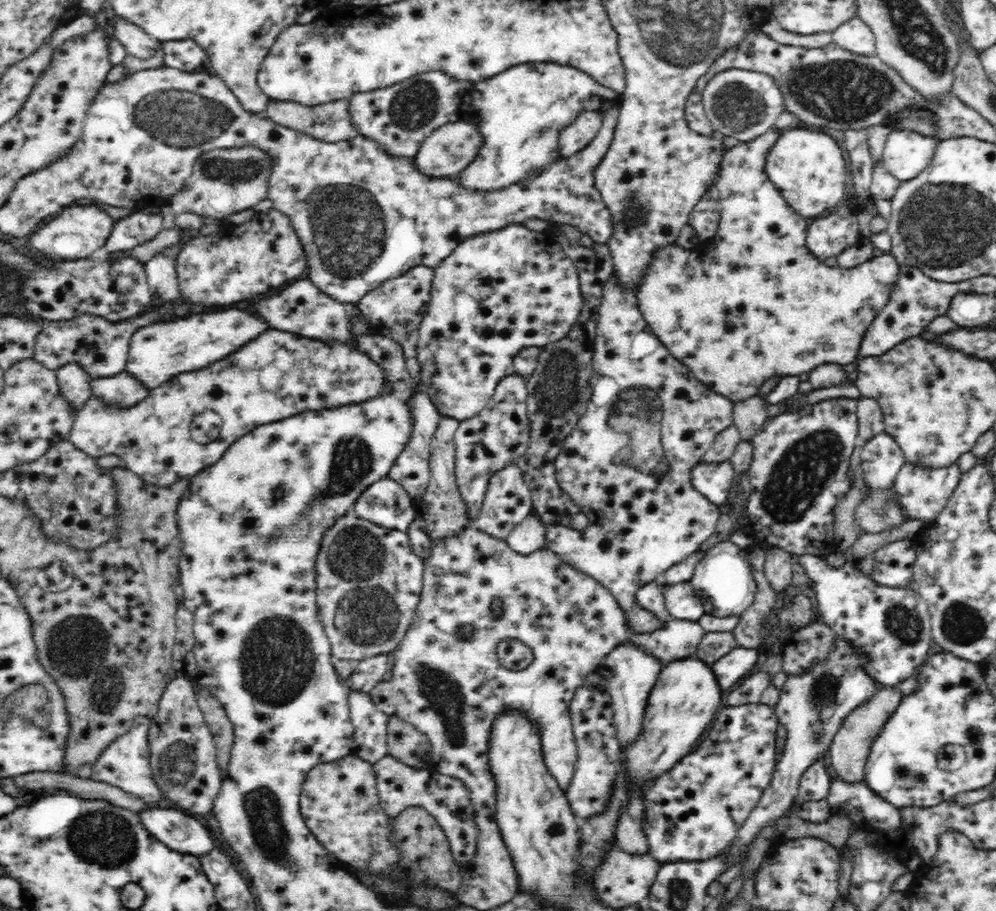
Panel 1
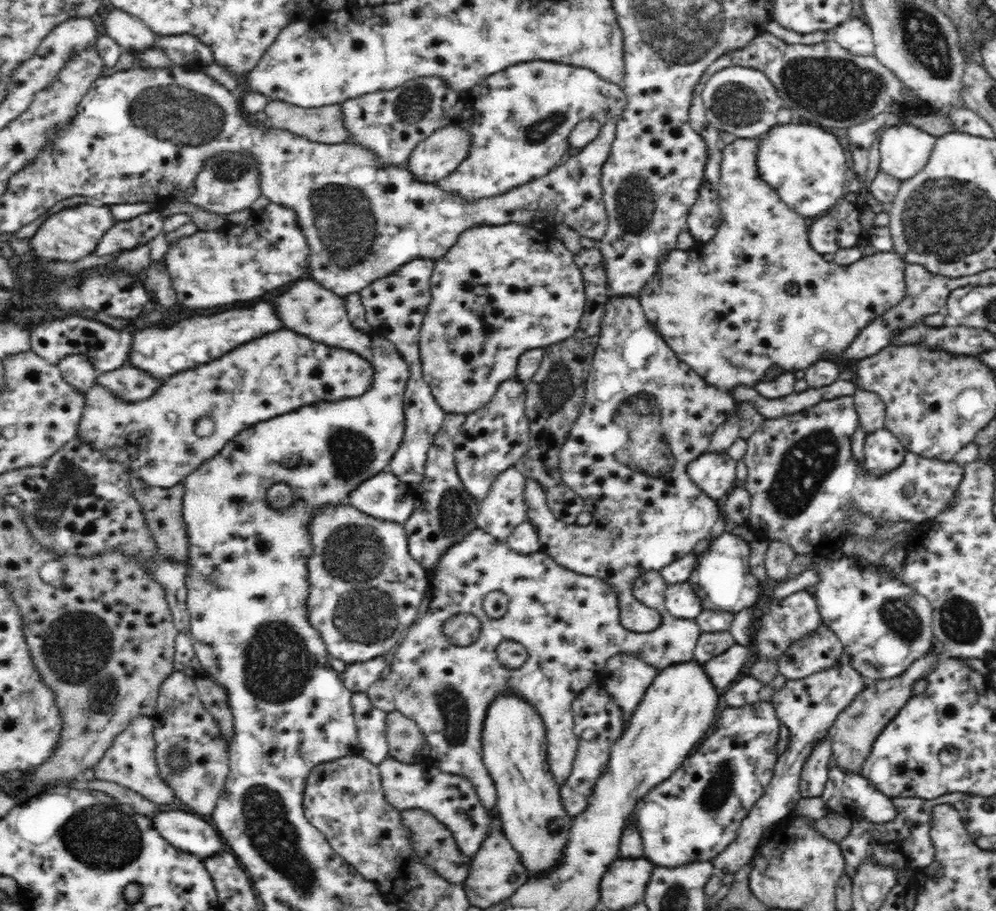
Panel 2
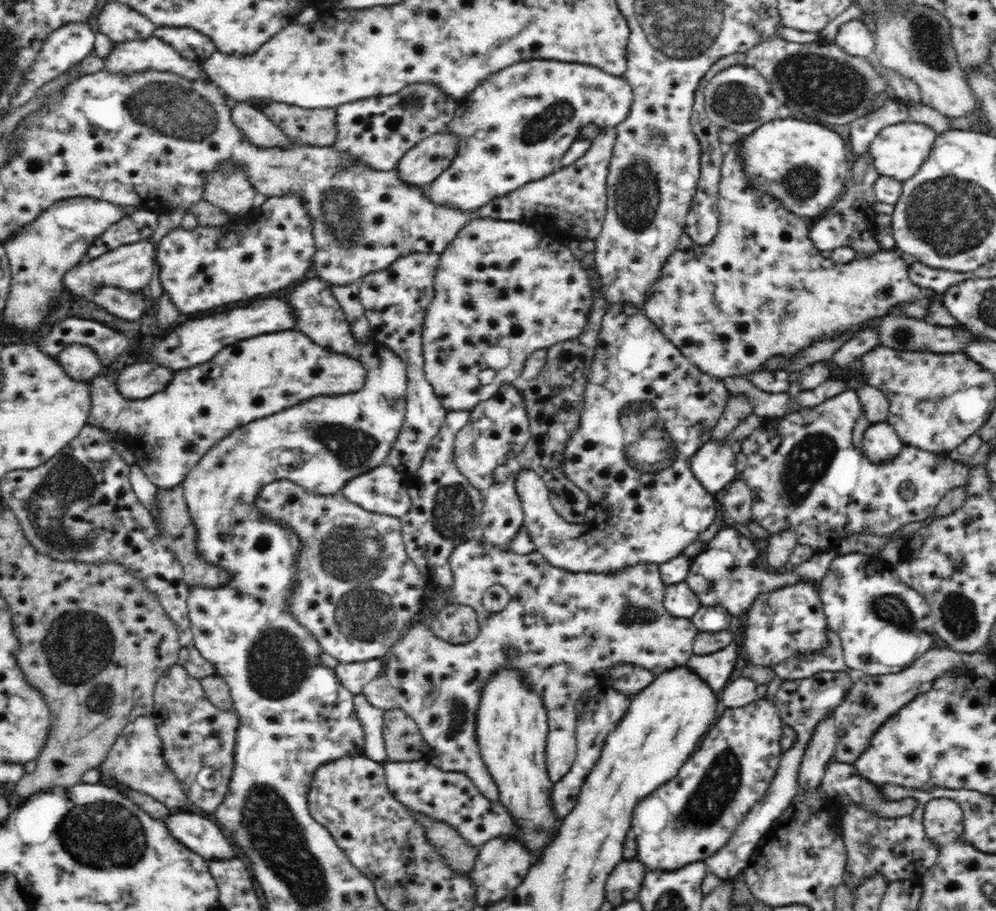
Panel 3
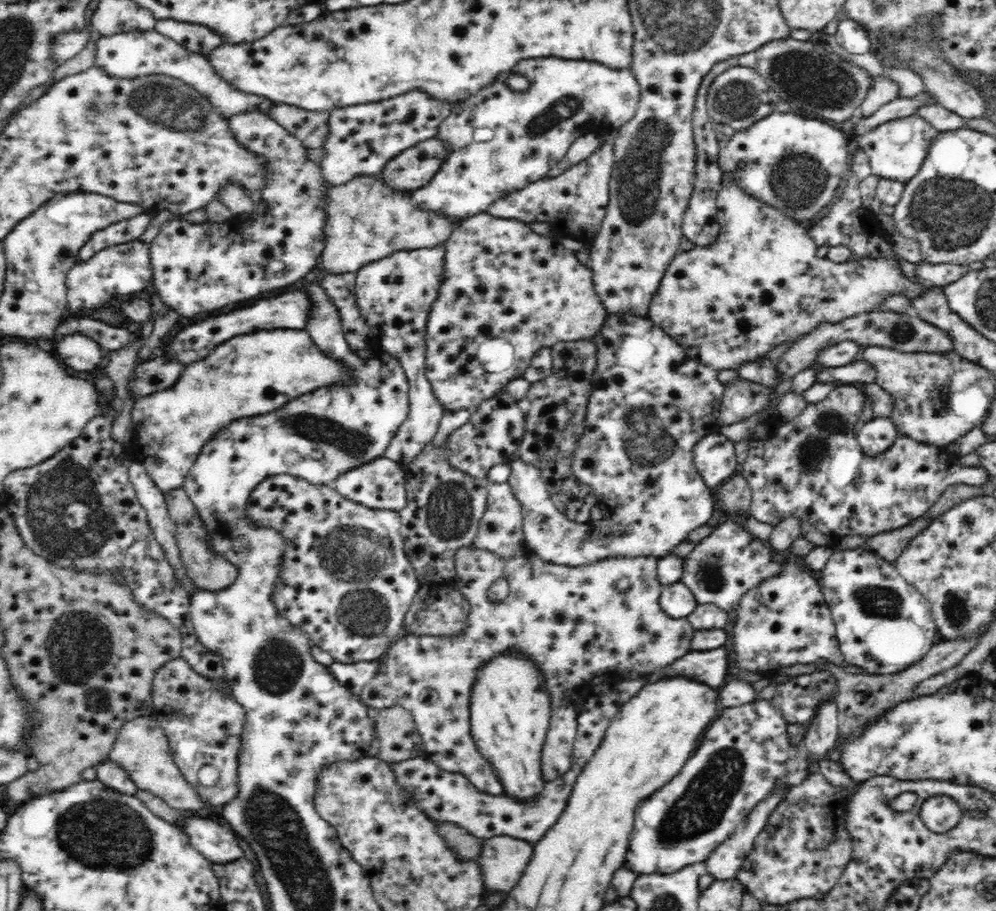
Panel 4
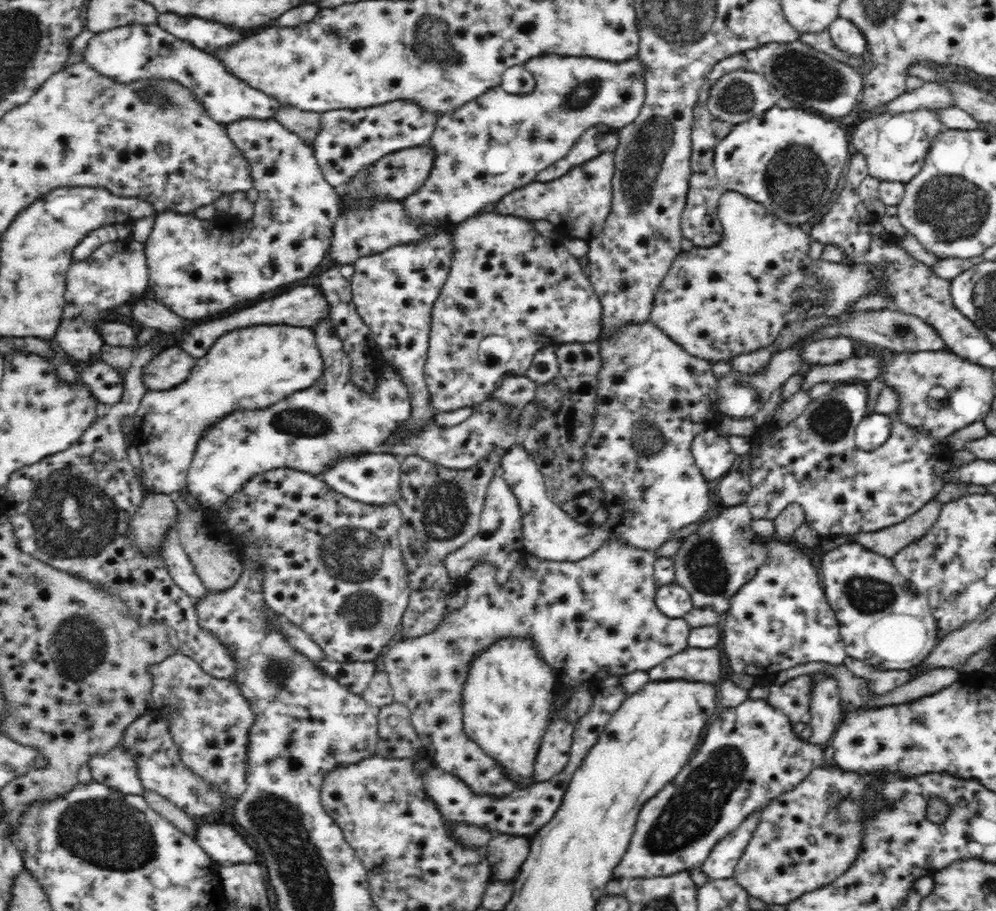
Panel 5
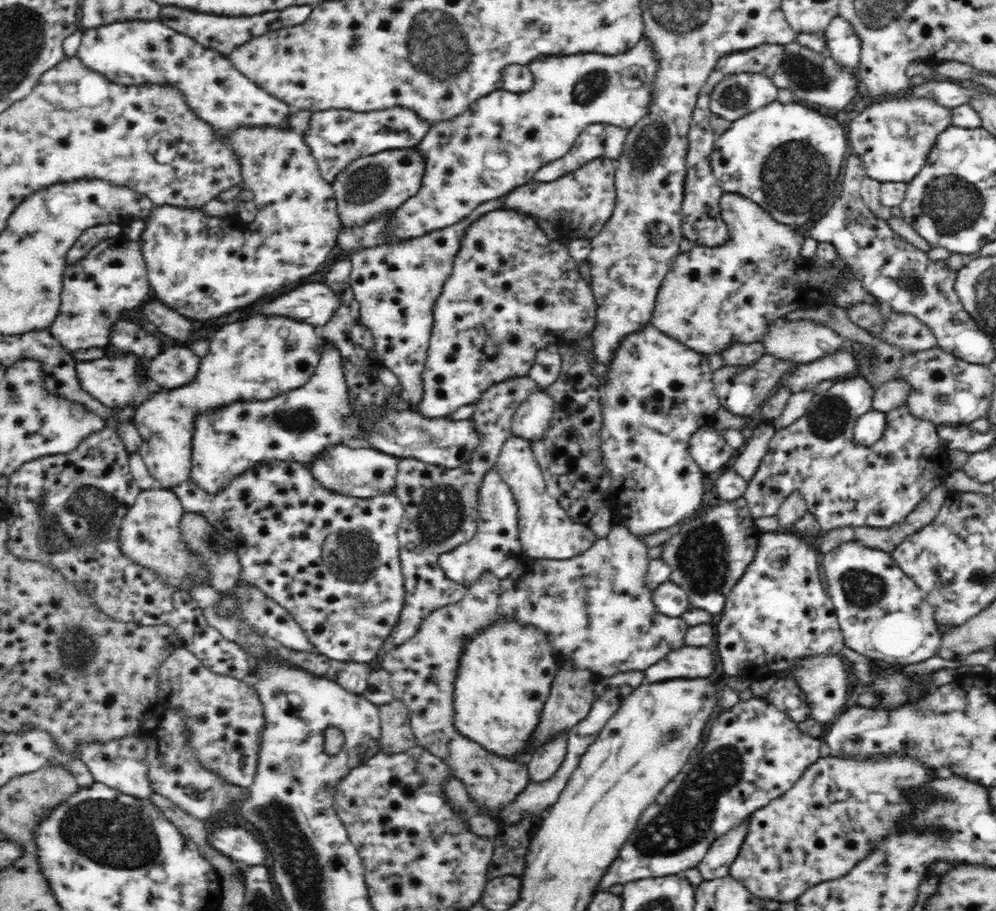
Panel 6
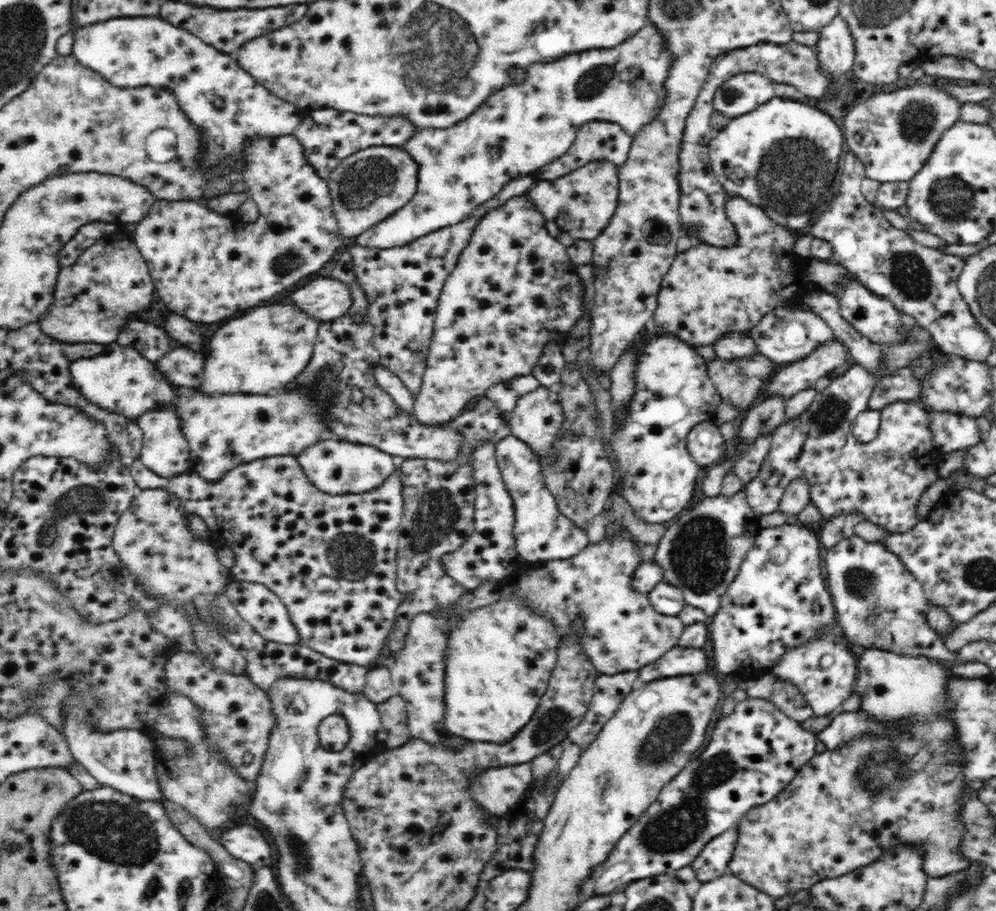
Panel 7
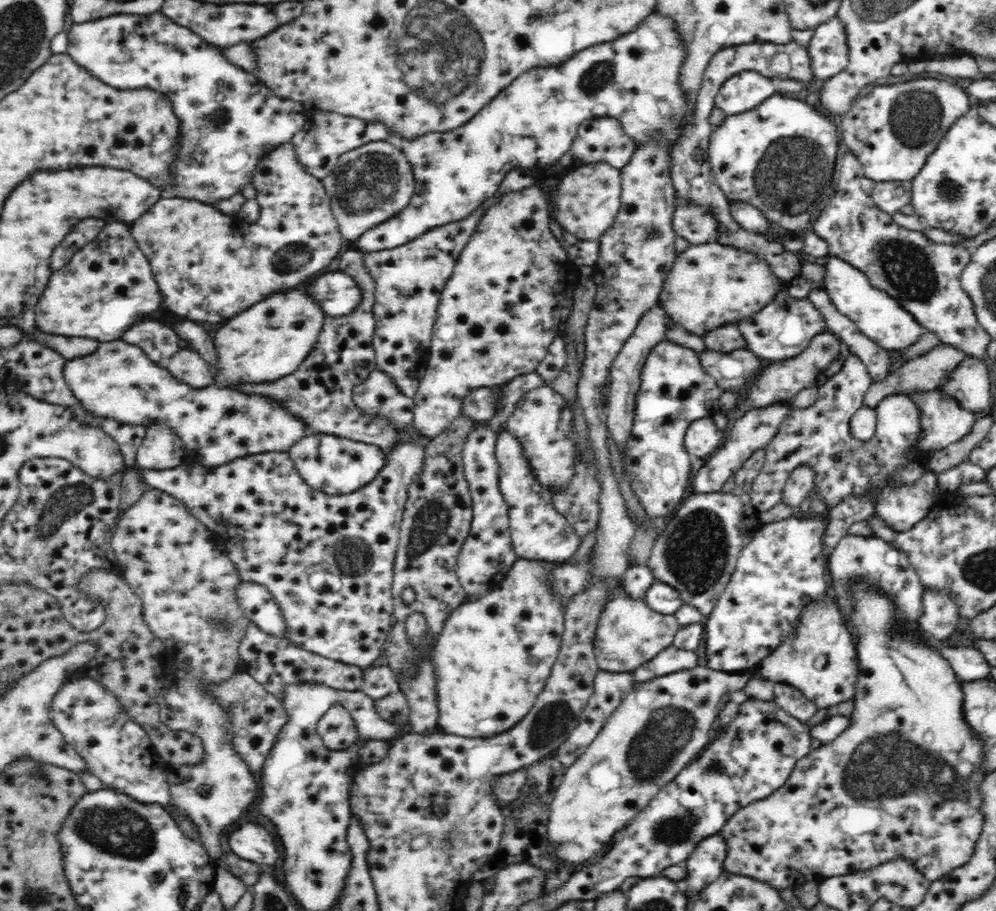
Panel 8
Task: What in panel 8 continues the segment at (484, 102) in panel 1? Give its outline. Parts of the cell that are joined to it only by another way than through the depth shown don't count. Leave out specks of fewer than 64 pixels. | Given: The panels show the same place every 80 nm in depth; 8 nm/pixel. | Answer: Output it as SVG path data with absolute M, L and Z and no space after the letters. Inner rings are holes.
M652 12L633 31L616 40L585 48L558 66L532 68L524 72L498 96L494 96L494 100L486 104L486 108L482 108L478 116L470 120L470 124L464 124L454 132L426 132L414 139L398 140L398 148L407 156L413 170L414 196L397 215L360 235L356 239L356 248L363 252L396 248L438 225L464 220L486 199L498 195L499 186L511 170L542 167L548 169L549 176L553 175L549 169L559 164L570 150L579 124L585 120L617 118L624 132L636 143L646 142L653 134L665 140L663 144L672 144L673 150L685 131L686 123L691 120L690 109L694 103L694 99L686 99L676 81L684 56L686 53L672 19Z

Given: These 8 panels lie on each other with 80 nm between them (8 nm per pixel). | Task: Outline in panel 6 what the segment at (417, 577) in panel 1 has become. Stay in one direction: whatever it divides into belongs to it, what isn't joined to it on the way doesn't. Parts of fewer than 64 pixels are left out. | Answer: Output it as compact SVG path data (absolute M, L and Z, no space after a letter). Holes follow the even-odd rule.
M272 461L268 464L260 464L260 466L246 469L234 480L230 480L230 484L226 484L226 488L222 488L217 495L208 495L204 489L198 487L198 484L194 483L194 480L190 480L190 478L182 484L178 484L172 491L180 499L186 512L182 515L181 524L179 525L181 528L181 540L186 543L186 548L189 548L190 553L200 559L200 565L206 570L206 579L209 581L208 586L212 586L220 594L226 594L240 582L247 580L247 583L253 584L267 598L276 601L282 608L286 609L286 612L292 616L294 622L302 627L303 632L305 632L309 642L313 644L318 654L341 663L378 662L379 657L383 653L384 644L388 642L390 633L398 624L399 614L405 605L406 597L406 586L403 584L402 565L399 555L400 543L397 539L397 532L405 510L394 492L388 492L386 495L366 497L365 499L364 497L344 496L324 488L314 478L310 468L294 461ZM214 528L220 534L224 534L226 538L230 538L232 542L238 542L238 552L236 554L231 554L227 545L215 542Z

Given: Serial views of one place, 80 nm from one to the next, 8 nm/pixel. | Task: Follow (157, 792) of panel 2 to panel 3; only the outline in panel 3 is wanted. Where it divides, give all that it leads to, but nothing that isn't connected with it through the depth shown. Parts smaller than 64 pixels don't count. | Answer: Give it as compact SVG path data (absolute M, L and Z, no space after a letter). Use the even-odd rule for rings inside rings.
M137 716L122 729L104 762L99 764L98 770L102 774L108 774L113 782L116 781L134 791L155 798L172 810L178 810L180 806L189 810L192 808L191 803L182 791L176 775L168 769L168 765L164 763L160 755L160 737L158 736L153 716Z

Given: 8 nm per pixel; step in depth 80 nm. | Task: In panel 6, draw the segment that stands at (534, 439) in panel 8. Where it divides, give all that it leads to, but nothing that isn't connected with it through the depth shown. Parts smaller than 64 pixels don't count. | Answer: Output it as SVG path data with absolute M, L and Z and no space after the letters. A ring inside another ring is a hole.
M541 390L526 397L515 410L511 429L514 436L542 439L554 417L554 400Z

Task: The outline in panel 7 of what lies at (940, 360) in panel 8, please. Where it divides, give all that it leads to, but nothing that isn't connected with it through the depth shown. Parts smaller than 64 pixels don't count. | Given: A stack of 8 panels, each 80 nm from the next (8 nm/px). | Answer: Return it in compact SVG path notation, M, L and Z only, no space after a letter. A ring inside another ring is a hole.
M910 367L896 370L892 376L879 376L872 395L869 408L881 411L893 401L912 401L921 392L921 381L913 376Z

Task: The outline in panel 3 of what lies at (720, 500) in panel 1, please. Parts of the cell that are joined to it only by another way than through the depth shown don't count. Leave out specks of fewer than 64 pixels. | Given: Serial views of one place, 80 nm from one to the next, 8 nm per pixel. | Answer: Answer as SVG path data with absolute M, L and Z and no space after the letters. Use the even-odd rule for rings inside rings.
M708 441L700 452L694 454L690 468L702 487L718 496L738 478L735 463L735 453L730 449L730 441Z

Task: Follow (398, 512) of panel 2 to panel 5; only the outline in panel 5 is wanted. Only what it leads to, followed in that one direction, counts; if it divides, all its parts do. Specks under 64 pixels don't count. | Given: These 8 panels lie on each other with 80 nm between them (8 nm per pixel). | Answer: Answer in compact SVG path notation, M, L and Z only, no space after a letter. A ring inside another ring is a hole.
M387 452L362 454L338 461L331 469L324 472L323 481L340 494L364 504L385 505L393 502L395 505L401 499L401 459Z

